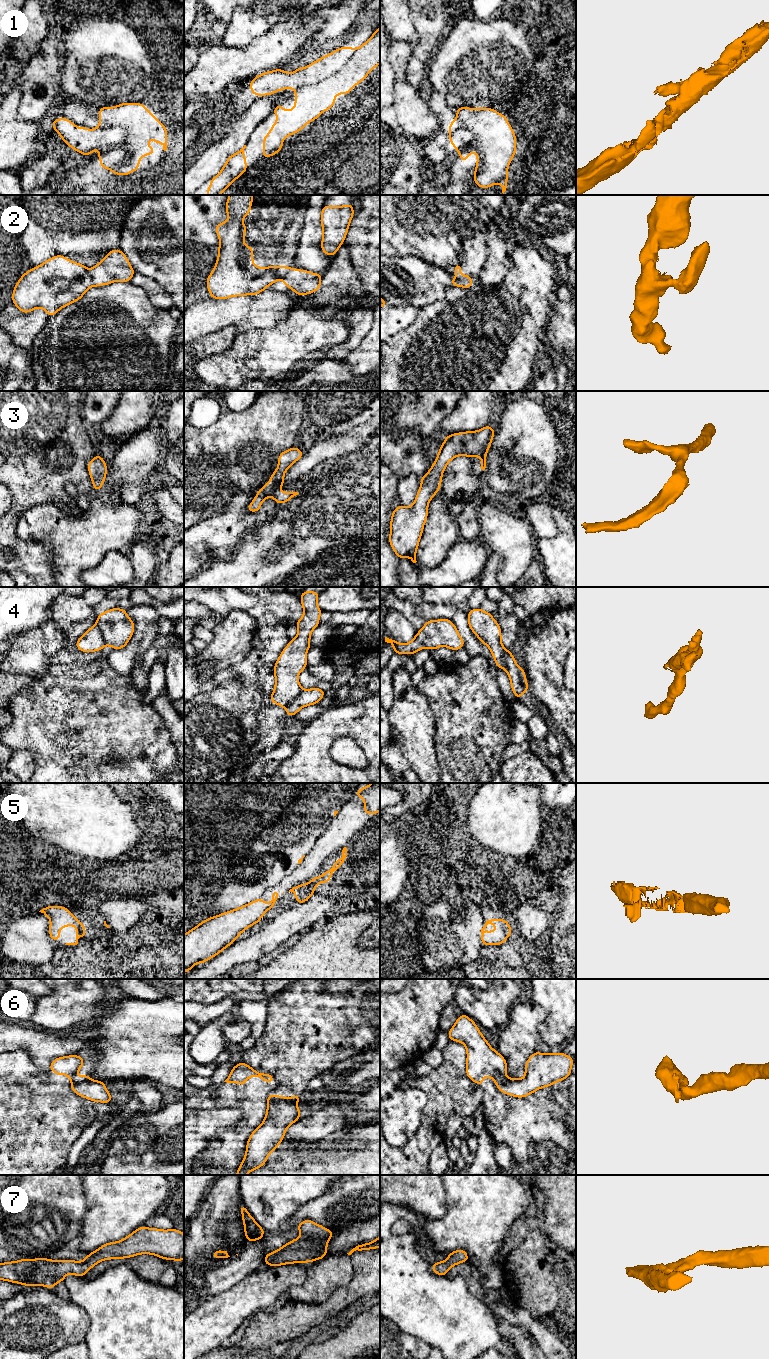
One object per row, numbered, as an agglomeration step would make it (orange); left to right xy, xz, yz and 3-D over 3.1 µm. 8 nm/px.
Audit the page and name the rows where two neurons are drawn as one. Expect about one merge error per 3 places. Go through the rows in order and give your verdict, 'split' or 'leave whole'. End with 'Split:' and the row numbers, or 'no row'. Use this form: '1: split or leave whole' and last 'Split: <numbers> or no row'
1: split
2: split
3: leave whole
4: split
5: leave whole
6: split
7: leave whole
Split: 1, 2, 4, 6

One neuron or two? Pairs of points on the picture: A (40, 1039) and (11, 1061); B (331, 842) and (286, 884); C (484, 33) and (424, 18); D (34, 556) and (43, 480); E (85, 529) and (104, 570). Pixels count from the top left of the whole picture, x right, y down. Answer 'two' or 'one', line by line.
A: two
B: one
C: two
D: one
E: two

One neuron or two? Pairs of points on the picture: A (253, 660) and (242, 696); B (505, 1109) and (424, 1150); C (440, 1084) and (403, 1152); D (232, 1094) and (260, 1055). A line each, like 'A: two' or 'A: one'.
A: one
B: two
C: one
D: two

